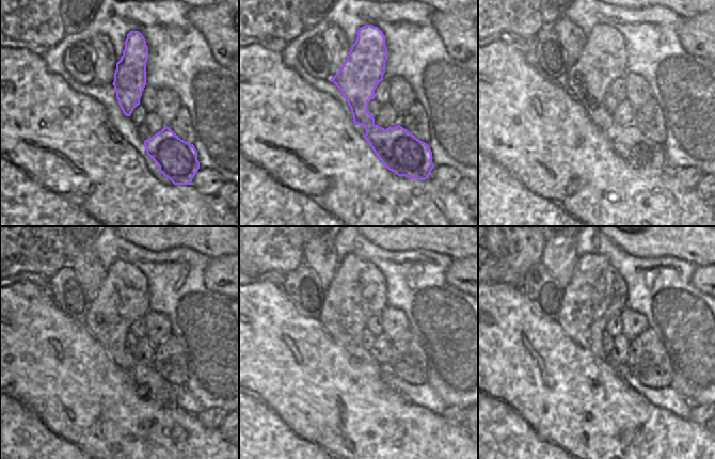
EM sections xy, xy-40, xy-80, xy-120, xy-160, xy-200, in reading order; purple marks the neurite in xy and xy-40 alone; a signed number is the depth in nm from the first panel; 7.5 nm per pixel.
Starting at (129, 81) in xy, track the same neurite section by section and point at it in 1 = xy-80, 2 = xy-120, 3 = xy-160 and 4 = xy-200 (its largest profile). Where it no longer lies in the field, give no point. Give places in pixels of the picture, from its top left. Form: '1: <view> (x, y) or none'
1: xy-80 (603, 59)
2: xy-120 (122, 298)
3: xy-160 (358, 291)
4: xy-200 (597, 291)

